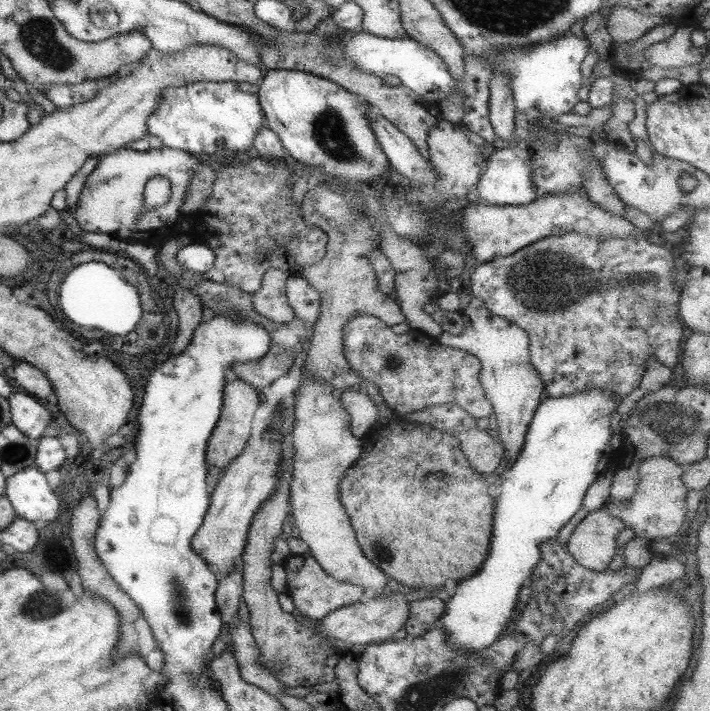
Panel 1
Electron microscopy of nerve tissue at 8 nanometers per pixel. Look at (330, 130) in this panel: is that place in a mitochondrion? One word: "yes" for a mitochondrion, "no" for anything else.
yes

